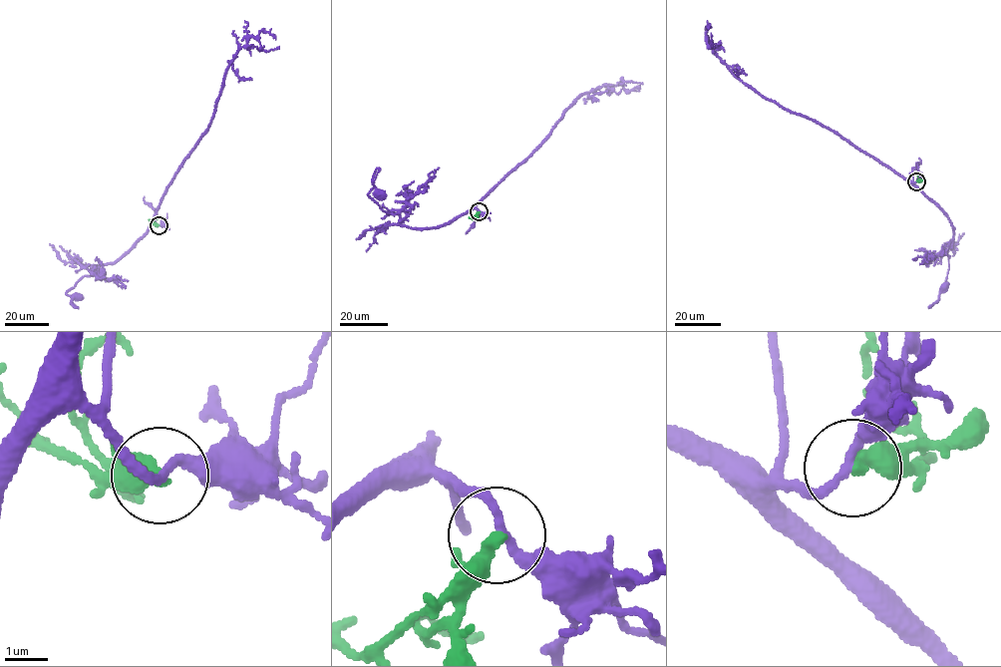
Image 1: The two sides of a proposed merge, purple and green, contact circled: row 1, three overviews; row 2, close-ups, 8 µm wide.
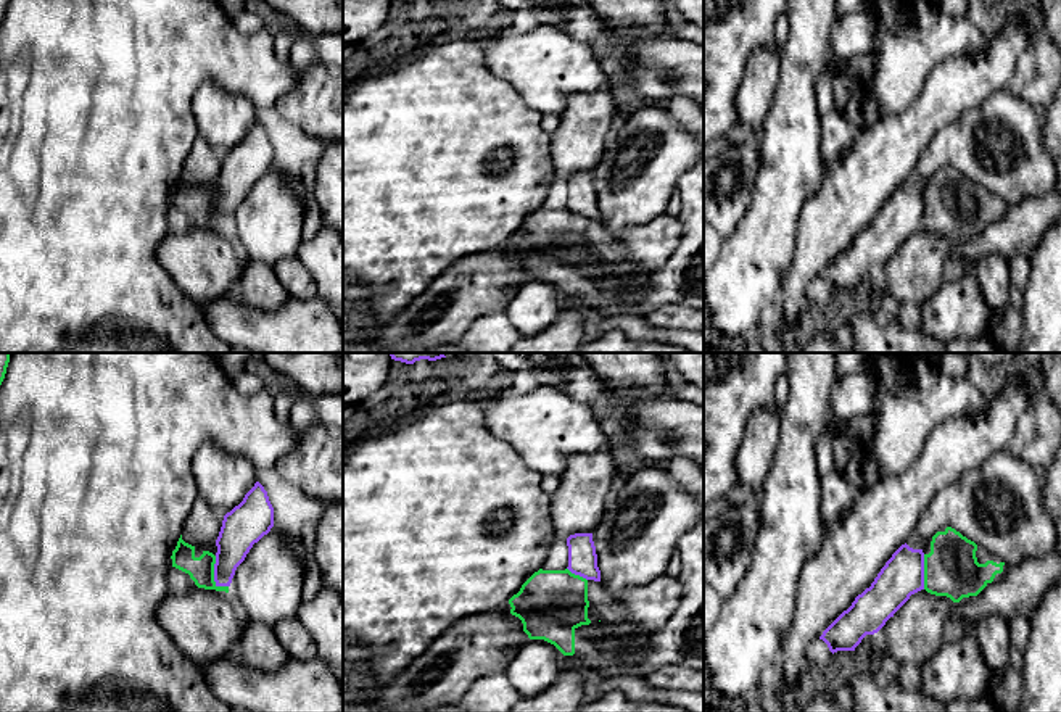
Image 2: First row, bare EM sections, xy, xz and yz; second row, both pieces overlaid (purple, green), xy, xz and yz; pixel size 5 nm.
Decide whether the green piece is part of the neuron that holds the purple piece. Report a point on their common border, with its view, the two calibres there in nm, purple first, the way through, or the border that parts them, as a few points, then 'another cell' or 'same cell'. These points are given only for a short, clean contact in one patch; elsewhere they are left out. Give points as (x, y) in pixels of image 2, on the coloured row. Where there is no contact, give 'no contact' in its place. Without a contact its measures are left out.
meets purple in xy at (214, 575); 190 nm thick on the purple side, 130 nm on the other; border along xy (214, 556), (214, 582), (227, 587); another cell

